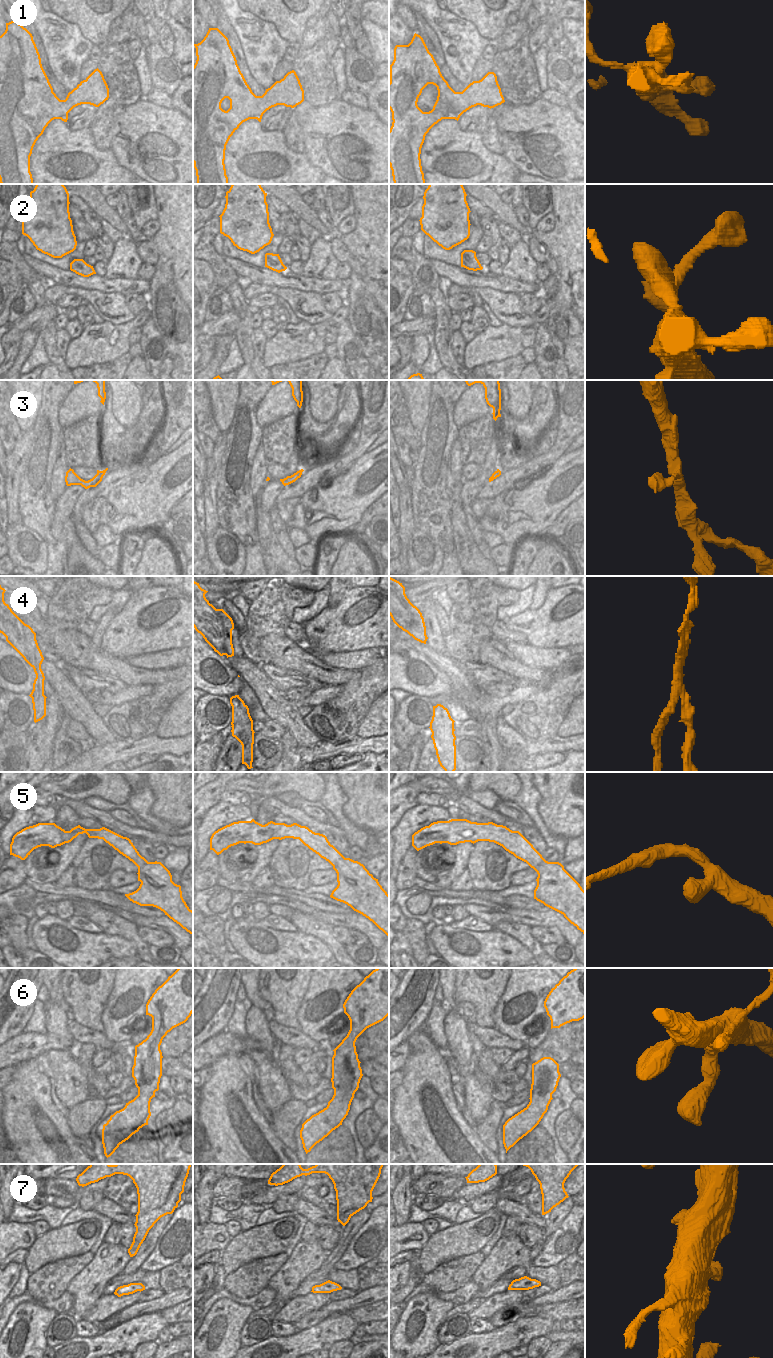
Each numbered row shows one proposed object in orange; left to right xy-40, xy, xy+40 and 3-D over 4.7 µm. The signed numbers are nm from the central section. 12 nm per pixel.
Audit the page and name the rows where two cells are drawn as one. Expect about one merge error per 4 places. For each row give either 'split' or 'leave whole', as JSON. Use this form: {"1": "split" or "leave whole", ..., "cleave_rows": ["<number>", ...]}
{"1": "leave whole", "2": "leave whole", "3": "leave whole", "4": "split", "5": "leave whole", "6": "leave whole", "7": "leave whole", "cleave_rows": ["4"]}

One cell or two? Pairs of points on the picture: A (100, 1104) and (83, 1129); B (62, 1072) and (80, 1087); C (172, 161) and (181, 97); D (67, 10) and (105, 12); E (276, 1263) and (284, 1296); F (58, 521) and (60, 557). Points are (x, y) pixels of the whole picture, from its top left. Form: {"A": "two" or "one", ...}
{"A": "one", "B": "one", "C": "two", "D": "one", "E": "two", "F": "one"}

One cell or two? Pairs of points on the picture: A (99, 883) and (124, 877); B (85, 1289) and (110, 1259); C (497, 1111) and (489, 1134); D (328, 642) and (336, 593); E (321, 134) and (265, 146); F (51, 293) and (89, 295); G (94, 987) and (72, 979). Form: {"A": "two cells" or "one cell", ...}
{"A": "two cells", "B": "one cell", "C": "one cell", "D": "two cells", "E": "two cells", "F": "one cell", "G": "one cell"}

